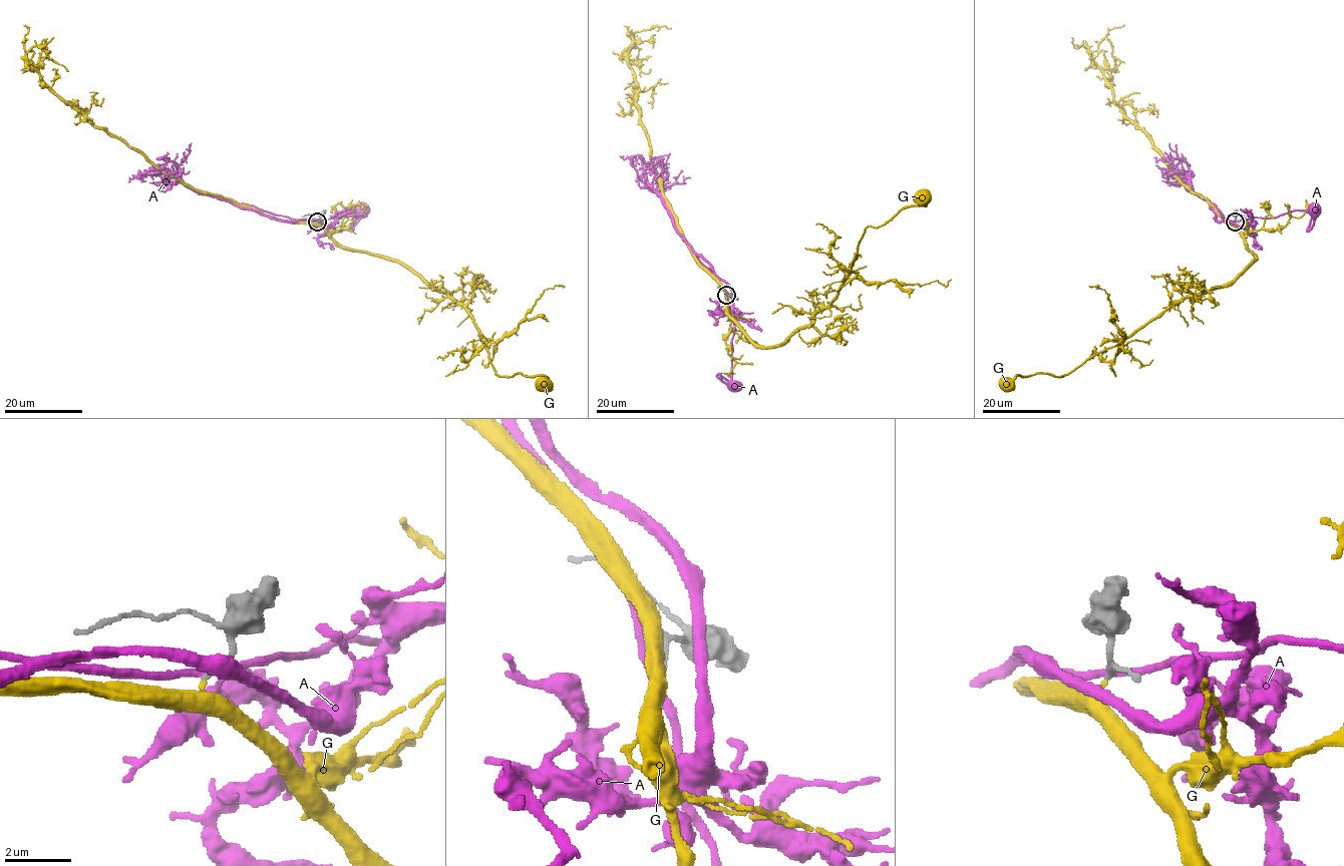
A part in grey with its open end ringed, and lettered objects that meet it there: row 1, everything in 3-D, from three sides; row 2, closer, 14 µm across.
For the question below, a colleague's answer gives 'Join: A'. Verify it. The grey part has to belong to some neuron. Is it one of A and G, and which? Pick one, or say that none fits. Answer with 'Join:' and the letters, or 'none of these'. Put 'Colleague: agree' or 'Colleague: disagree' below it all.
Join: G
Colleague: disagree

